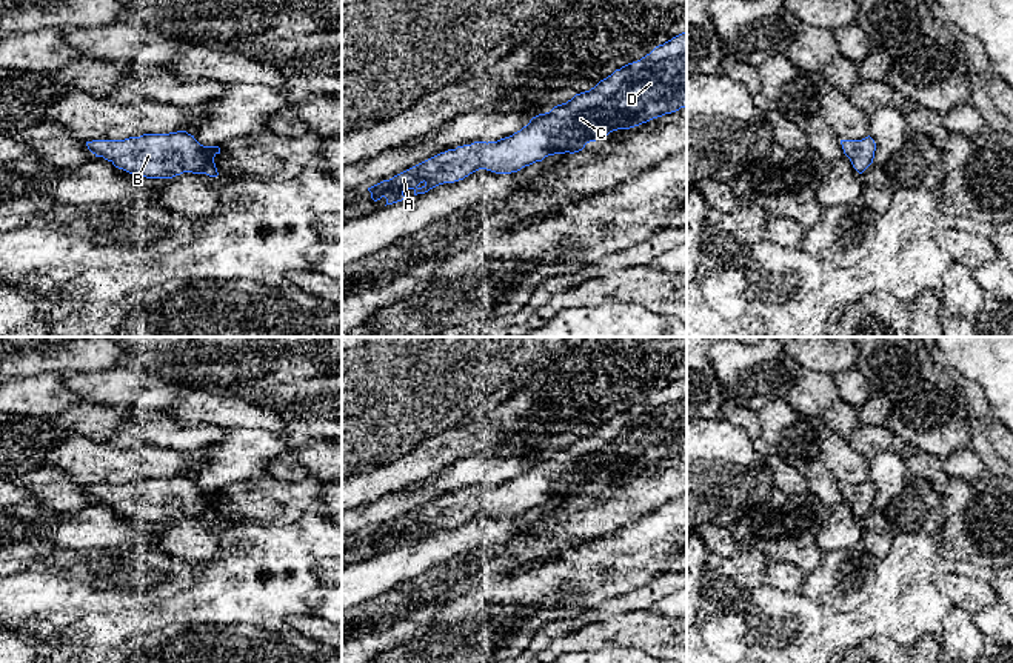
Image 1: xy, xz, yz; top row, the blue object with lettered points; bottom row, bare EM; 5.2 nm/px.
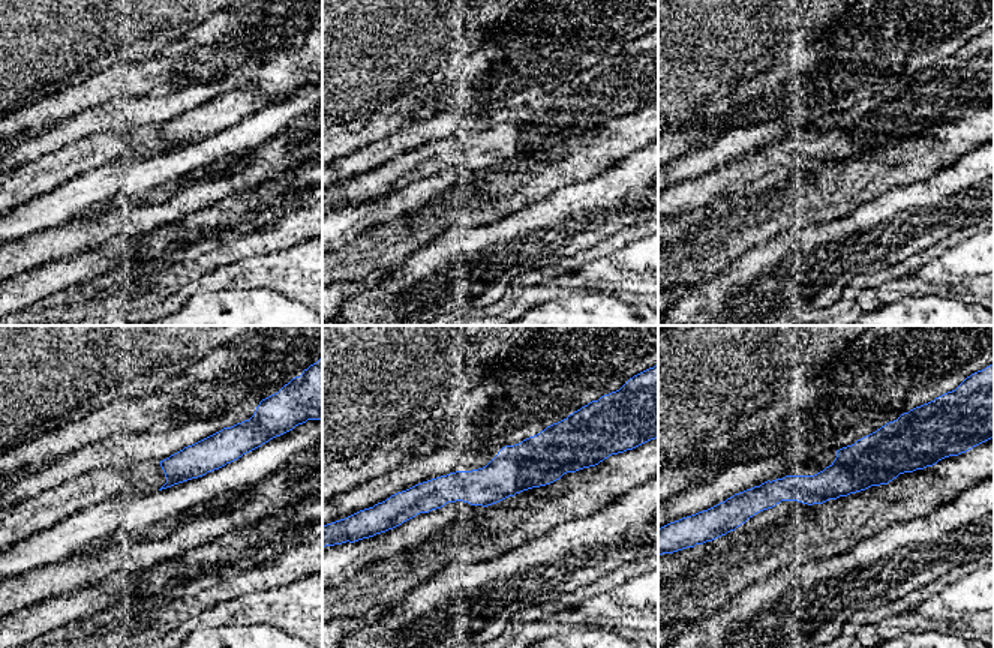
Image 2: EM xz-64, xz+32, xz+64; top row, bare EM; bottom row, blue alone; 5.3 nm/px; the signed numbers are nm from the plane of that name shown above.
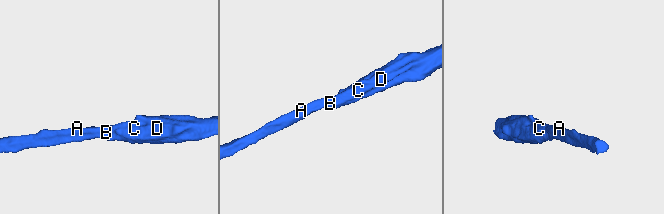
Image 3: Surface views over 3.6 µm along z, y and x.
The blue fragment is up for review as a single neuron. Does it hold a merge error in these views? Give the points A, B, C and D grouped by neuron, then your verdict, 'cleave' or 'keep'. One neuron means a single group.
A B C D | keep

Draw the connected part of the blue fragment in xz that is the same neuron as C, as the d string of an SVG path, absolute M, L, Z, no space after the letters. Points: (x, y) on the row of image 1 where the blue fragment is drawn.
M687 31L656 46L640 60L616 69L590 91L576 94L550 112L533 117L513 135L497 142L474 142L448 149L368 188L368 191L374 202L385 197L386 205L393 205L411 198L403 194L406 189L413 189L414 195L425 194L439 185L463 180L479 169L496 174L517 172L548 155L579 152L587 143L600 140L613 131L639 126L680 108L687 108Z

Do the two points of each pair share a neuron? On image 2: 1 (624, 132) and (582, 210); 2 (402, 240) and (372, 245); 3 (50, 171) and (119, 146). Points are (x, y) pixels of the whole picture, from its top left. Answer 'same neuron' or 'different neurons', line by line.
1: different neurons
2: same neuron
3: same neuron

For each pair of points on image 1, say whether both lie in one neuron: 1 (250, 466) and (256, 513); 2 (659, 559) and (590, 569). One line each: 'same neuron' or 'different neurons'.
1: different neurons
2: same neuron

